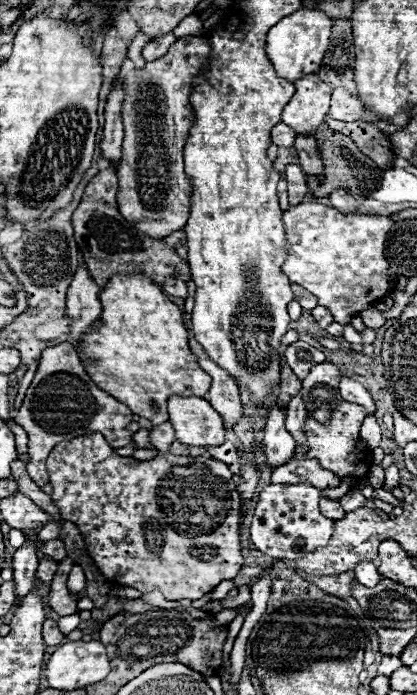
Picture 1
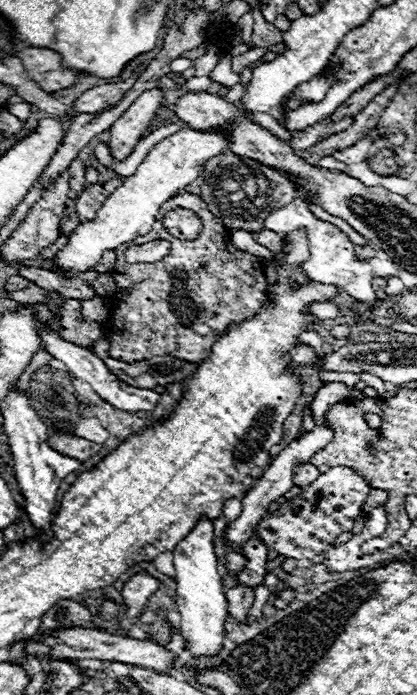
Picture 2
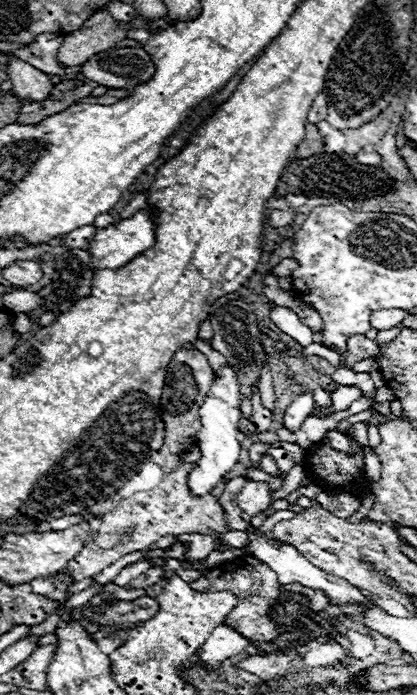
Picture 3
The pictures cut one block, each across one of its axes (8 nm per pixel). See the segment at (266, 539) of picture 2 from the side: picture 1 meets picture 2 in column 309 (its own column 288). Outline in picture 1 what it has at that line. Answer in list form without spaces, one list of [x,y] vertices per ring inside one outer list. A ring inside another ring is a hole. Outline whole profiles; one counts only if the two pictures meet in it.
[[[270,484],[260,492],[250,536],[254,546],[276,560],[298,560],[328,544],[334,520],[324,518],[318,508],[320,492],[310,484]]]

